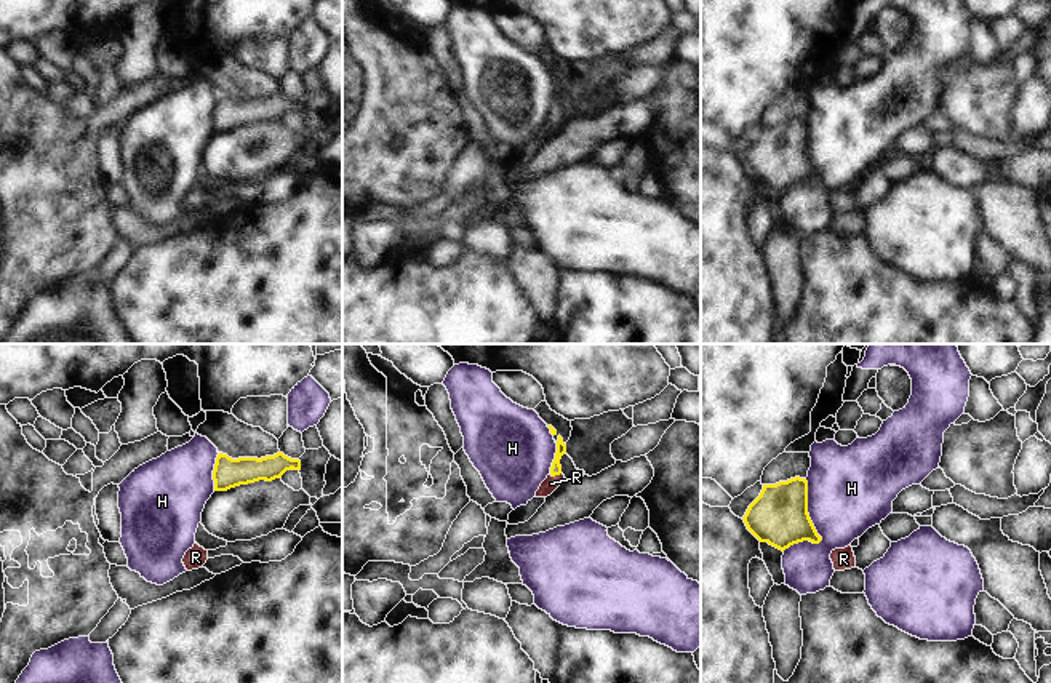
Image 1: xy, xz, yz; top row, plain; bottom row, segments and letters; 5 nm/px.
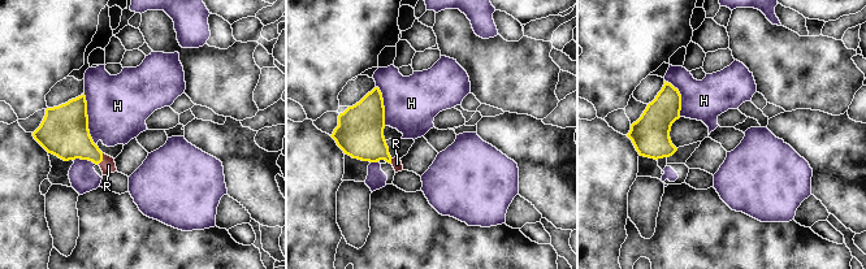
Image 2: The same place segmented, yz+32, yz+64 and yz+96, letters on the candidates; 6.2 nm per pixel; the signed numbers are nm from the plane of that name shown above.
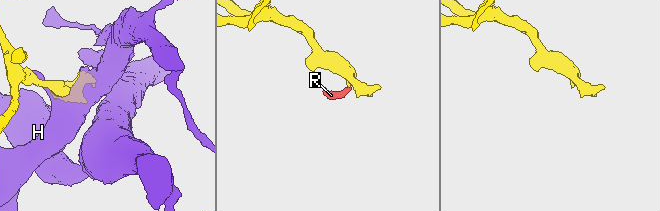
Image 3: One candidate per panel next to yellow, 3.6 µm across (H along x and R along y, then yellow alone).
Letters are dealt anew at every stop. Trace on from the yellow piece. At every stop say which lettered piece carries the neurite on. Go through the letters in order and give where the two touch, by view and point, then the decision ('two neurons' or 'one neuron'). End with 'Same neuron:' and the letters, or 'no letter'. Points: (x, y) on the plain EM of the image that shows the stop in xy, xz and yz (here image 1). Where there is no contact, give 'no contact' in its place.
H: yz (815, 170) | two neurons
R: xz (555, 115) | one neuron
Same neuron: R

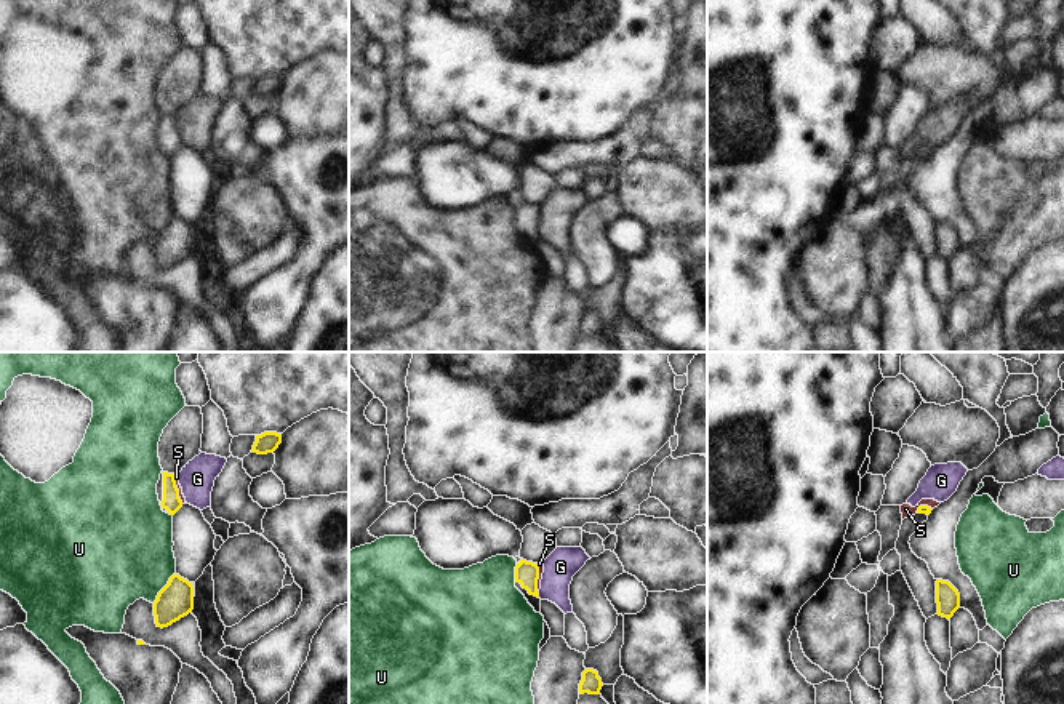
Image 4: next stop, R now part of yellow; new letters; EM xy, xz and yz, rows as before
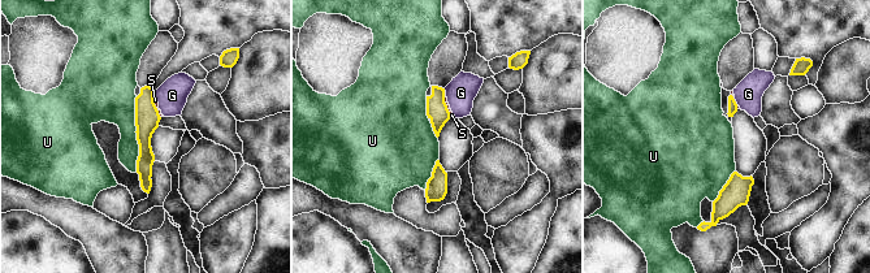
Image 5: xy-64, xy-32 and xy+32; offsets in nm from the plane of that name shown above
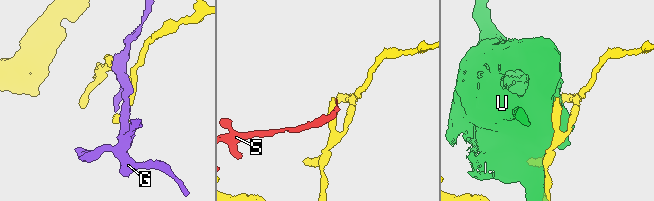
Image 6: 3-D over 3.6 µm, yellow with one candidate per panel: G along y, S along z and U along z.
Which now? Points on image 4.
G: xz (538, 237) | two neurons
S: xz (538, 220) | two neurons
U: xy (164, 229) | two neurons
Same neuron: no letter

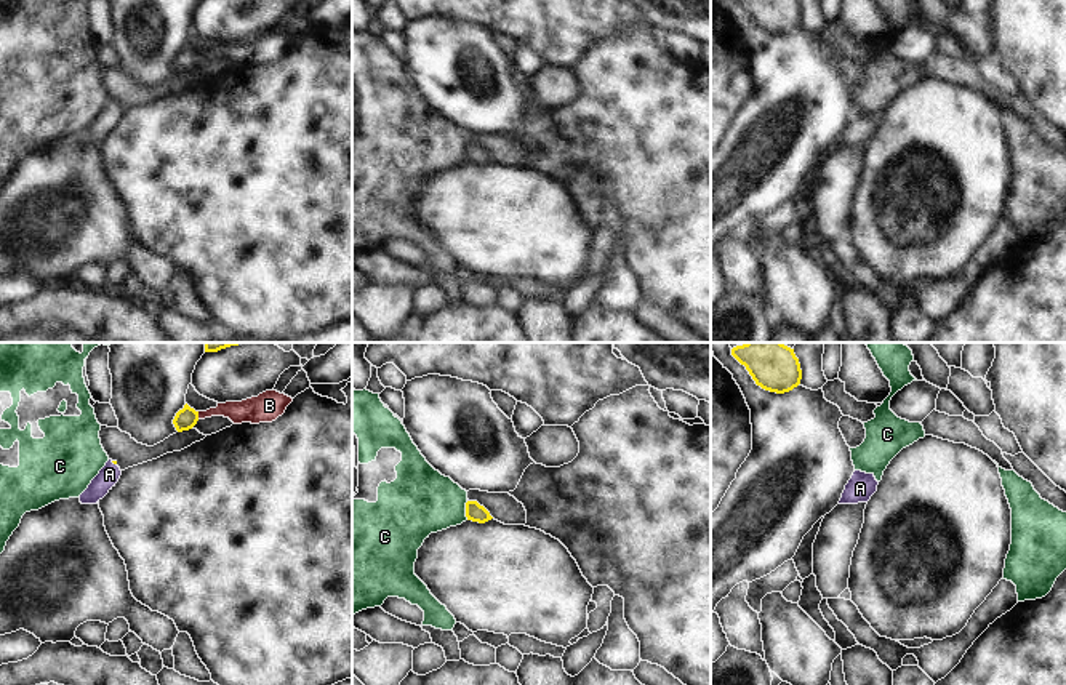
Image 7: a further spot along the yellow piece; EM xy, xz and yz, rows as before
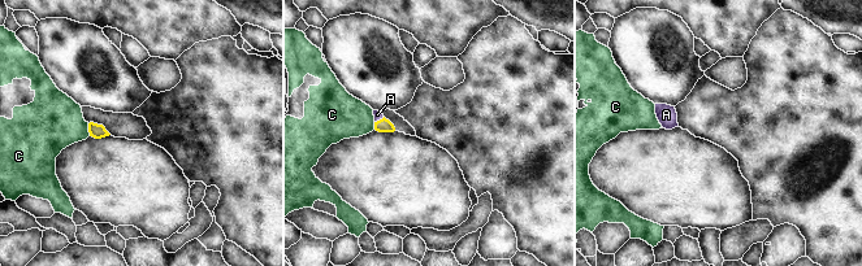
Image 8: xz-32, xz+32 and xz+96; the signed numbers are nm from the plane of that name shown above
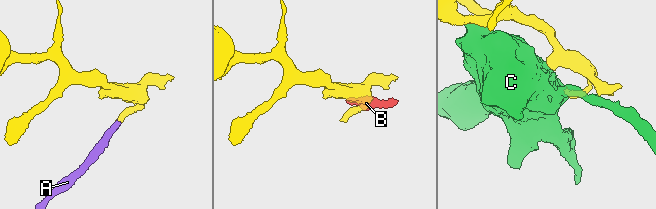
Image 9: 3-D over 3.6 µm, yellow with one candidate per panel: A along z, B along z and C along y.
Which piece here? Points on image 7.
A: xy (114, 104) | one neuron
B: xy (197, 56) | two neurons
C: xz (466, 152) | two neurons
Same neuron: A

